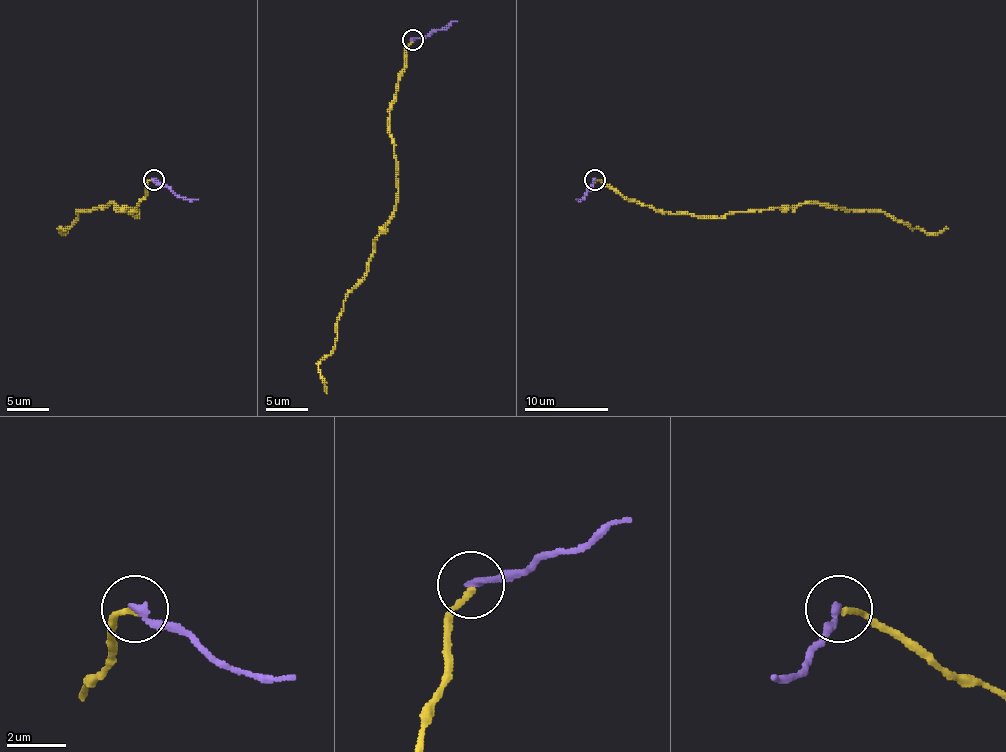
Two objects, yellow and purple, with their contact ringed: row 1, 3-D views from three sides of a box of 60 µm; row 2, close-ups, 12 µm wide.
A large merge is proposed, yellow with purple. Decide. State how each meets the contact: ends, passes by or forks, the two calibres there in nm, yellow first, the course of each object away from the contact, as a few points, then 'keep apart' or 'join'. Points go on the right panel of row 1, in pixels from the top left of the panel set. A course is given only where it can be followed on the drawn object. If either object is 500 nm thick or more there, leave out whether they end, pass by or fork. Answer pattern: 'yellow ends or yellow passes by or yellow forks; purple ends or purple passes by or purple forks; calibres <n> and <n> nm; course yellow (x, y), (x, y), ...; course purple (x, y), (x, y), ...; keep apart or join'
yellow ends; purple ends; calibres 200 and 240 nm; course yellow (595, 180), (629, 199), (664, 212), (715, 218), (826, 203), (885, 212), (921, 231), (938, 233), (948, 229); course purple (595, 180), (584, 197), (576, 199); keep apart

